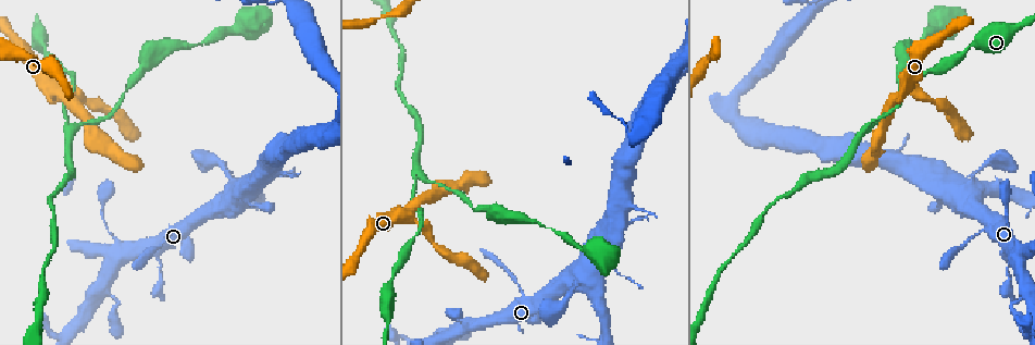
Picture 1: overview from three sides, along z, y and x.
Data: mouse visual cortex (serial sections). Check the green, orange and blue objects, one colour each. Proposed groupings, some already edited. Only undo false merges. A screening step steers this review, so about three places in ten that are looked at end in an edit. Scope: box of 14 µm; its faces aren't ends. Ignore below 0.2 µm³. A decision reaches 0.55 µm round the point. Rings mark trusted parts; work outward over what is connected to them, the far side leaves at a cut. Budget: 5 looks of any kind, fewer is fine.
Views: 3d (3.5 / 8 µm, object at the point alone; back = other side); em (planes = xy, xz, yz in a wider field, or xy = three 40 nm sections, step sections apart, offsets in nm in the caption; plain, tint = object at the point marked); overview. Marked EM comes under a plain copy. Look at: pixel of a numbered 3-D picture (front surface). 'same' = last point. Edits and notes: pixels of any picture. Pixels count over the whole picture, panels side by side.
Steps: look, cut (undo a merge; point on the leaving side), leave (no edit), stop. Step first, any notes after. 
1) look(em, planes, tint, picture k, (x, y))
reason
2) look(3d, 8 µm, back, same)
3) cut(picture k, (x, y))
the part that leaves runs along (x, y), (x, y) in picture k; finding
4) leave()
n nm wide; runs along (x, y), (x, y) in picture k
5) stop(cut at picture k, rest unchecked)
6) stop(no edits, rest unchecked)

look(3d, 3.5 µm, picture 1, (412, 218))
abrupt turn

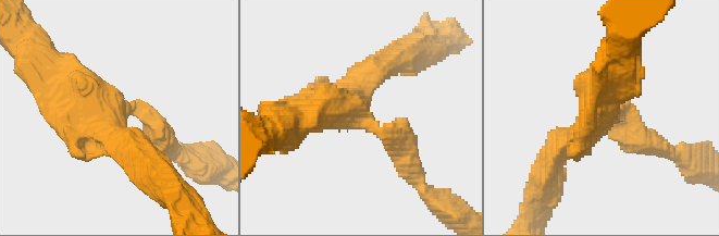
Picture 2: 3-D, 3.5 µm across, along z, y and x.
look(em, xy, step 2, tint, picture 2, (362, 113))

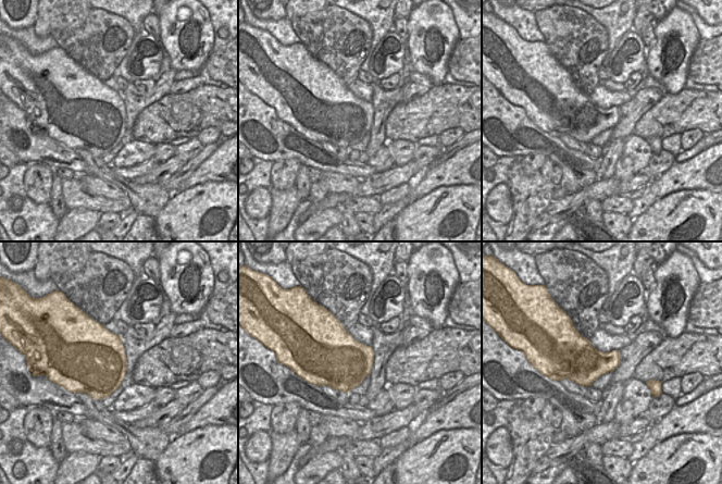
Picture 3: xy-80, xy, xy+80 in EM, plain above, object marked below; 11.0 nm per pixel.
leave()
runs along (46, 71), (143, 158) in picture 2; one cell here

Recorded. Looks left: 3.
look(3d, 3.5 µm, back, picture 1, (870, 122))
sudden change in width

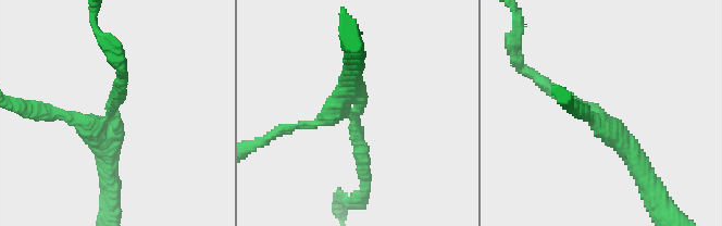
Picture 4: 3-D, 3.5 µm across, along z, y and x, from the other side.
look(em, xy, step 5, tint, picture 4, (112, 111))
3 arms; arms of 150, 200, 350 nm; need the tissue

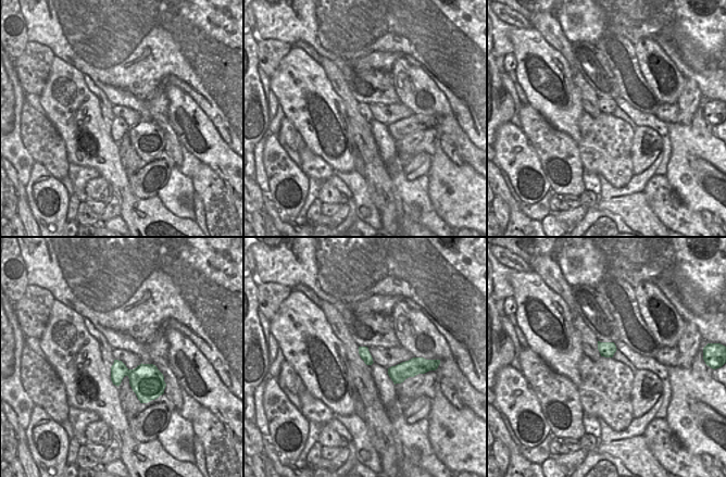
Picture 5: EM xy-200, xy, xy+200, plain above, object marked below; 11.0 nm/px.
leave()
runs along (364, 175), (355, 116), (295, 127) in picture 4; continuous, no second cell

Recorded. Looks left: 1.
stop(no edits, rest unchecked)

